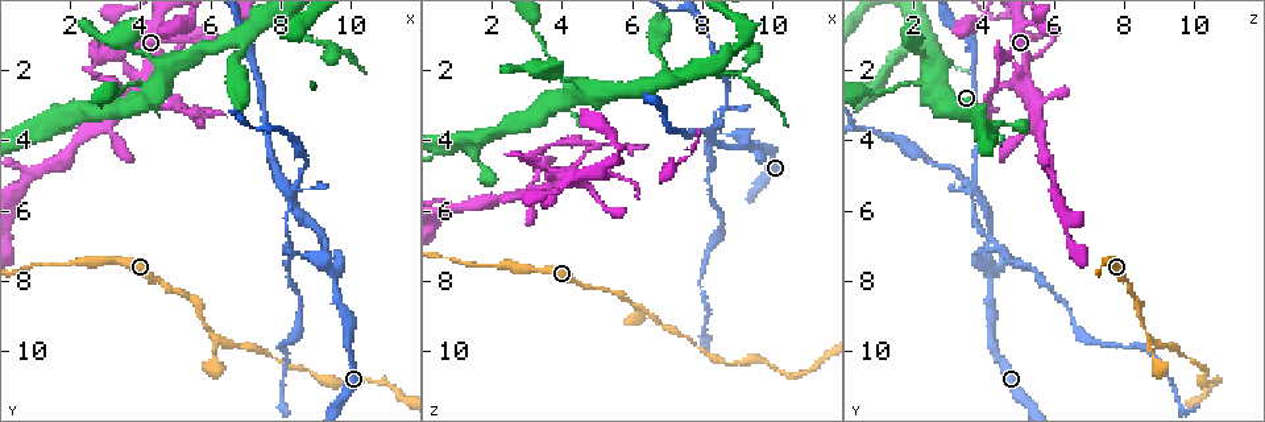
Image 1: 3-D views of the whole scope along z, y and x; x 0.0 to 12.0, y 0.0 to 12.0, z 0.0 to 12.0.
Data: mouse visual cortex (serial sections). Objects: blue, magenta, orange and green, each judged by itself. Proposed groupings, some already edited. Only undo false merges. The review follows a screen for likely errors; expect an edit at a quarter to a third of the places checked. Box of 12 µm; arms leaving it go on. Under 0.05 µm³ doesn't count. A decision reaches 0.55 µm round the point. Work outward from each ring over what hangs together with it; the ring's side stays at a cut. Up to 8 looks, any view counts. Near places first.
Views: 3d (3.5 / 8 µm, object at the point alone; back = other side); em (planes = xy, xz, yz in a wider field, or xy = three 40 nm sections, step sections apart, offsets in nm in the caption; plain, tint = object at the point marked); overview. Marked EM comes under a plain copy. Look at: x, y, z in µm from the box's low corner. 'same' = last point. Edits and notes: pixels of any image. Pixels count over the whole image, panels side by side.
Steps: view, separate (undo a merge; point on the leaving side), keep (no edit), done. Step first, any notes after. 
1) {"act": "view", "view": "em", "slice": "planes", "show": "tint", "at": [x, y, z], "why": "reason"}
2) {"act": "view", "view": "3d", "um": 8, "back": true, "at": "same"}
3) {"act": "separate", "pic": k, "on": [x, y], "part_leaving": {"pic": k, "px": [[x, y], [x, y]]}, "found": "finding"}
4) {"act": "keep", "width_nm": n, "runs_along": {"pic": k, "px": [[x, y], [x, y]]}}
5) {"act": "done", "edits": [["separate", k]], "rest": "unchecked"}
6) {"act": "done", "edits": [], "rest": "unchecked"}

{"act": "view", "view": "3d", "um": 3.5, "at": [9.4, 7.5, 4.1], "why": "three arms meet"}

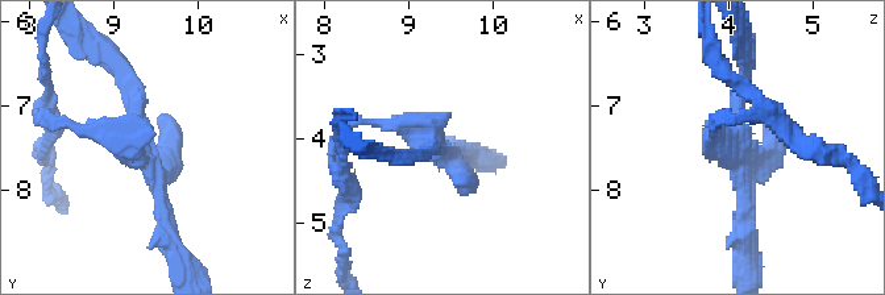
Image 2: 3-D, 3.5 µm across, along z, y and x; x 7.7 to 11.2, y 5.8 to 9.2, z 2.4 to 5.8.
{"act": "view", "view": "em", "slice": "xy", "step": 3, "show": "tint", "at": [9.30, 7.55, 4.00]}

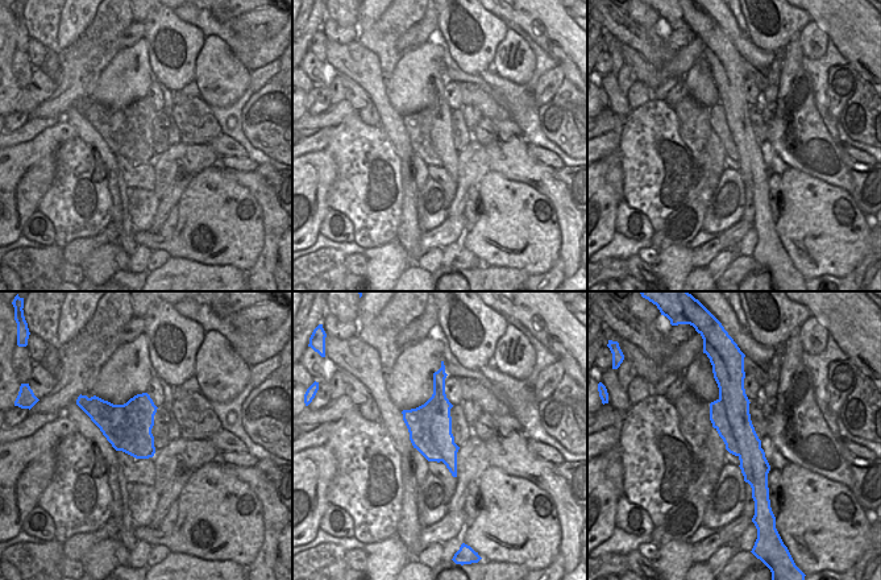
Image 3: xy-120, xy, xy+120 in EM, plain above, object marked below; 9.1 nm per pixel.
{"act": "separate", "pic": 2, "on": [92, 129], "width_nm": 400, "found": "a second cell is stuck on"}

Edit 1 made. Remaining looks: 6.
{"act": "view", "view": "overview", "why": "see it whole again"}

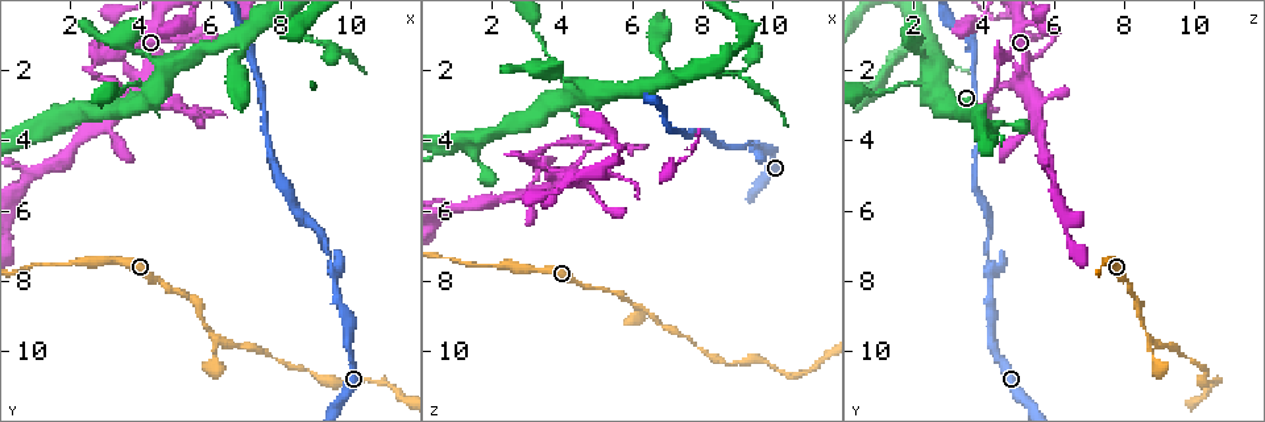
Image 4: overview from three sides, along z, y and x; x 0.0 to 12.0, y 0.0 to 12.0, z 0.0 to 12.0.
{"act": "view", "view": "3d", "um": 3.5, "back": true, "at": [6.1, 9.7, 8.7], "why": "thin neck"}

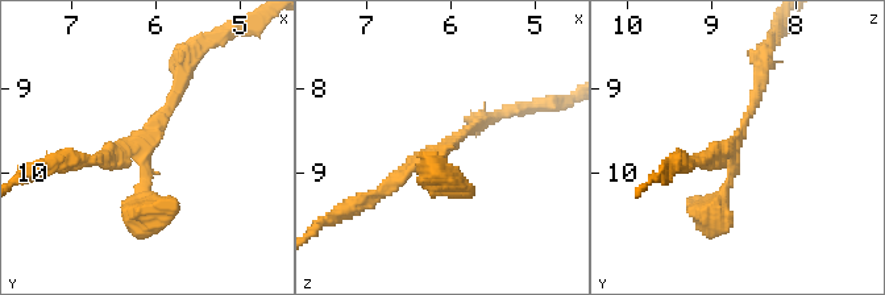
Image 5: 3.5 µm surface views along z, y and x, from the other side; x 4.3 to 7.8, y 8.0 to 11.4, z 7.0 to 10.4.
{"act": "view", "view": "em", "slice": "xy", "step": 3, "show": "tint", "at": [6.20, 9.65, 8.75], "arms": 3, "arm_widths_nm": [150, 150, 200]}

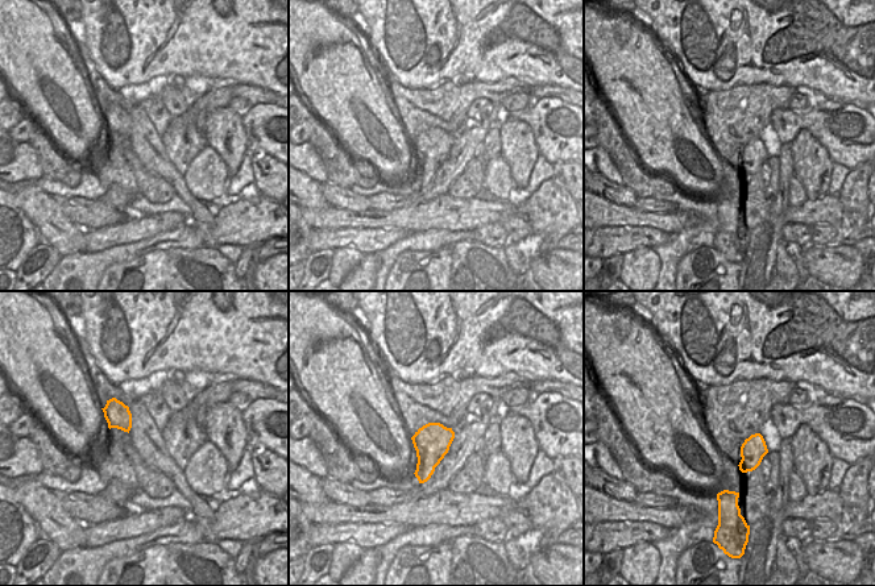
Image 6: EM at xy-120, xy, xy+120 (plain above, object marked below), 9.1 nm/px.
{"act": "keep", "runs_along": {"pic": 5, "px": [[182, 71], [141, 141], [73, 161]]}, "found": "continuous, no second cell"}

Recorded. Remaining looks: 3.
{"act": "view", "view": "3d", "um": 8, "back": true, "at": [4.5, 1.9, 2.3]}

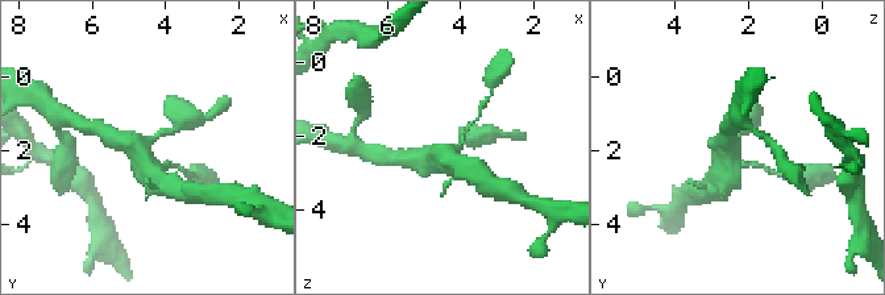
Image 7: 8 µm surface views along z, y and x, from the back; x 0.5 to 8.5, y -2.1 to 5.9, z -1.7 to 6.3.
{"act": "view", "view": "em", "slice": "planes", "show": "tint", "at": [4.5, 1.9, 2.4], "arms": 4, "arm_widths_nm": [150, 150, 450, 500], "why": "now the EM"}

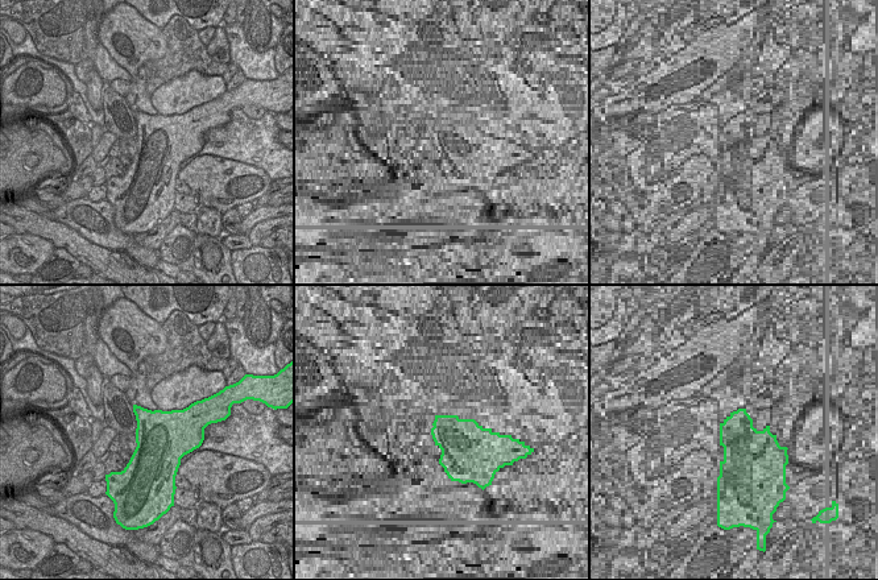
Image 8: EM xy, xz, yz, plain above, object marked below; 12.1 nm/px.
{"act": "keep", "runs_along": {"pic": 7, "px": [[162, 182], [132, 145], [108, 133]]}, "found": "continuous, no second cell"}

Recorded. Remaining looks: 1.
{"act": "done", "edits": [["separate", 2]], "rest": "unchecked"}

